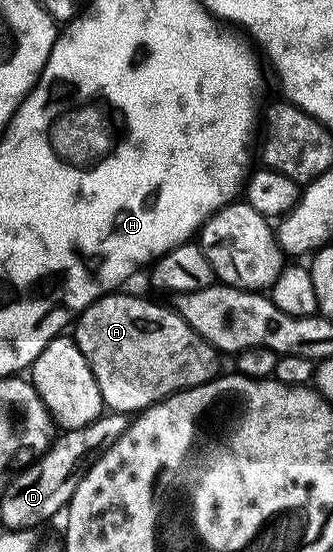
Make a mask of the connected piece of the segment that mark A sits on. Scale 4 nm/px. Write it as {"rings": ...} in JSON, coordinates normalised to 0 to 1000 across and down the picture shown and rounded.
{"rings":[[[336,529],[294,540],[237,571],[219,591],[225,621],[243,630],[291,688],[309,734],[324,745],[402,754],[462,728],[480,728],[511,714],[529,714],[535,707],[601,699],[607,692],[628,692],[661,676],[661,643],[652,634],[520,560],[369,531]]]}

